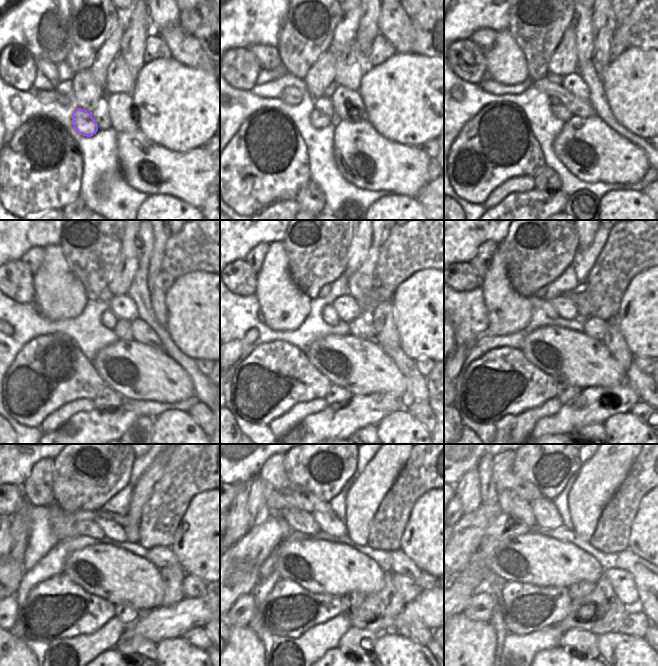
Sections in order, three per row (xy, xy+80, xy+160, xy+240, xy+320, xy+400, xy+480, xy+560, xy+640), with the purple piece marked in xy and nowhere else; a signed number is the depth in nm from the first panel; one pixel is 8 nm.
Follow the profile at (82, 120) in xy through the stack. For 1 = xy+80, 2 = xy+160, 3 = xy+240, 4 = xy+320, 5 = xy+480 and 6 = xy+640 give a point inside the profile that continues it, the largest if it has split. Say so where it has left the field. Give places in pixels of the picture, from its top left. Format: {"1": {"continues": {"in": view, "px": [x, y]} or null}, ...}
{"1": {"continues": {"in": "xy+80", "px": [318, 119]}}, "2": {"continues": {"in": "xy+160", "px": [559, 110]}}, "3": {"continues": {"in": "xy+240", "px": [123, 330]}}, "4": {"continues": {"in": "xy+320", "px": [361, 327]}}, "5": {"continues": {"in": "xy+480", "px": [162, 557]}}, "6": {"continues": {"in": "xy+640", "px": [647, 583]}}}

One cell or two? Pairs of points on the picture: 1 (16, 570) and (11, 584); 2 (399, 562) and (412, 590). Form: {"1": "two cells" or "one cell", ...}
{"1": "one cell", "2": "two cells"}

